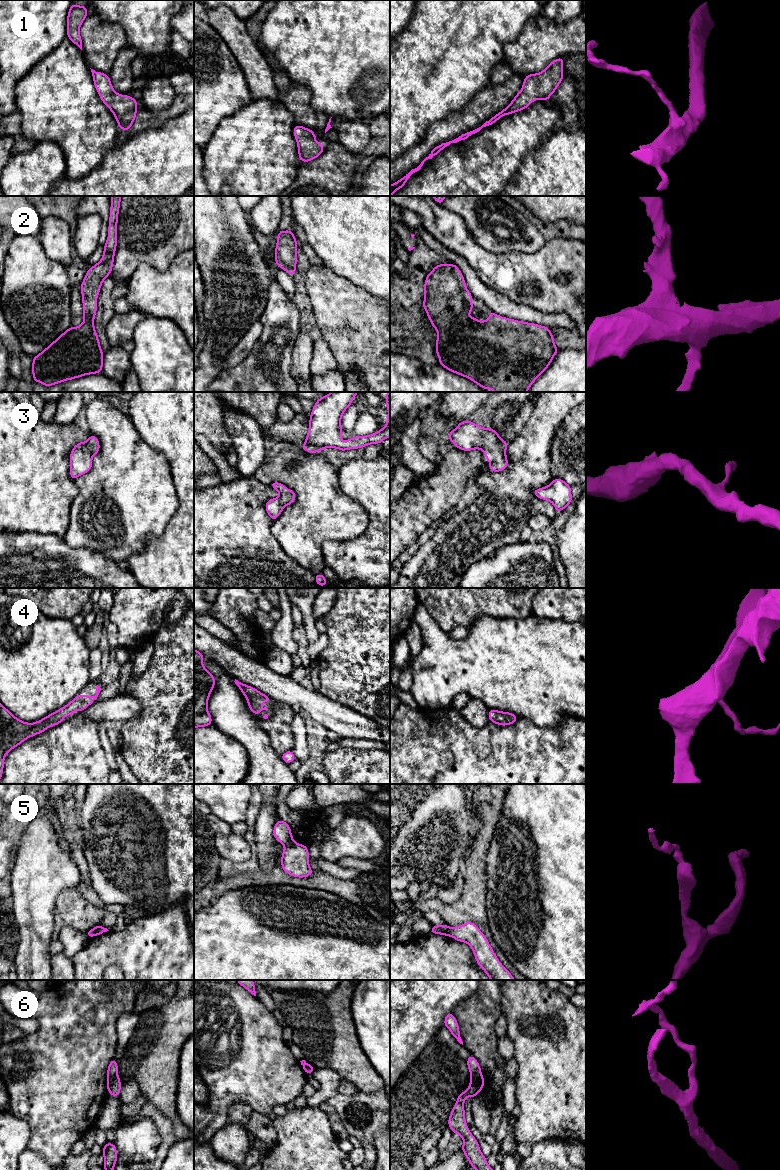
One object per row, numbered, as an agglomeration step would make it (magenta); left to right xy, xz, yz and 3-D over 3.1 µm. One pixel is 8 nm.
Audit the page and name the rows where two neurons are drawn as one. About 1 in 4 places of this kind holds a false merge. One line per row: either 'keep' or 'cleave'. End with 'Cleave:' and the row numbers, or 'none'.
1: keep
2: keep
3: keep
4: keep
5: cleave
6: cleave
Cleave: 5, 6

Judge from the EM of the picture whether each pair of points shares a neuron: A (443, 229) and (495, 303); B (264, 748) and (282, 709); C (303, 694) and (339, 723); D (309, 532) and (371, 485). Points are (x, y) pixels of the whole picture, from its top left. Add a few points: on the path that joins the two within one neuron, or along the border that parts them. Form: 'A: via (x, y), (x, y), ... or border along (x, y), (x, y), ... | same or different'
A: border along (464, 259), (480, 279) | different
B: border along (259, 720), (259, 726), (280, 756) | different
C: via (312, 701), (330, 714) | same
D: border along (338, 479), (340, 489), (355, 500), (367, 516) | different

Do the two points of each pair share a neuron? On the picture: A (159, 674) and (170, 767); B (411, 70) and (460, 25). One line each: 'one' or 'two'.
A: one
B: one

